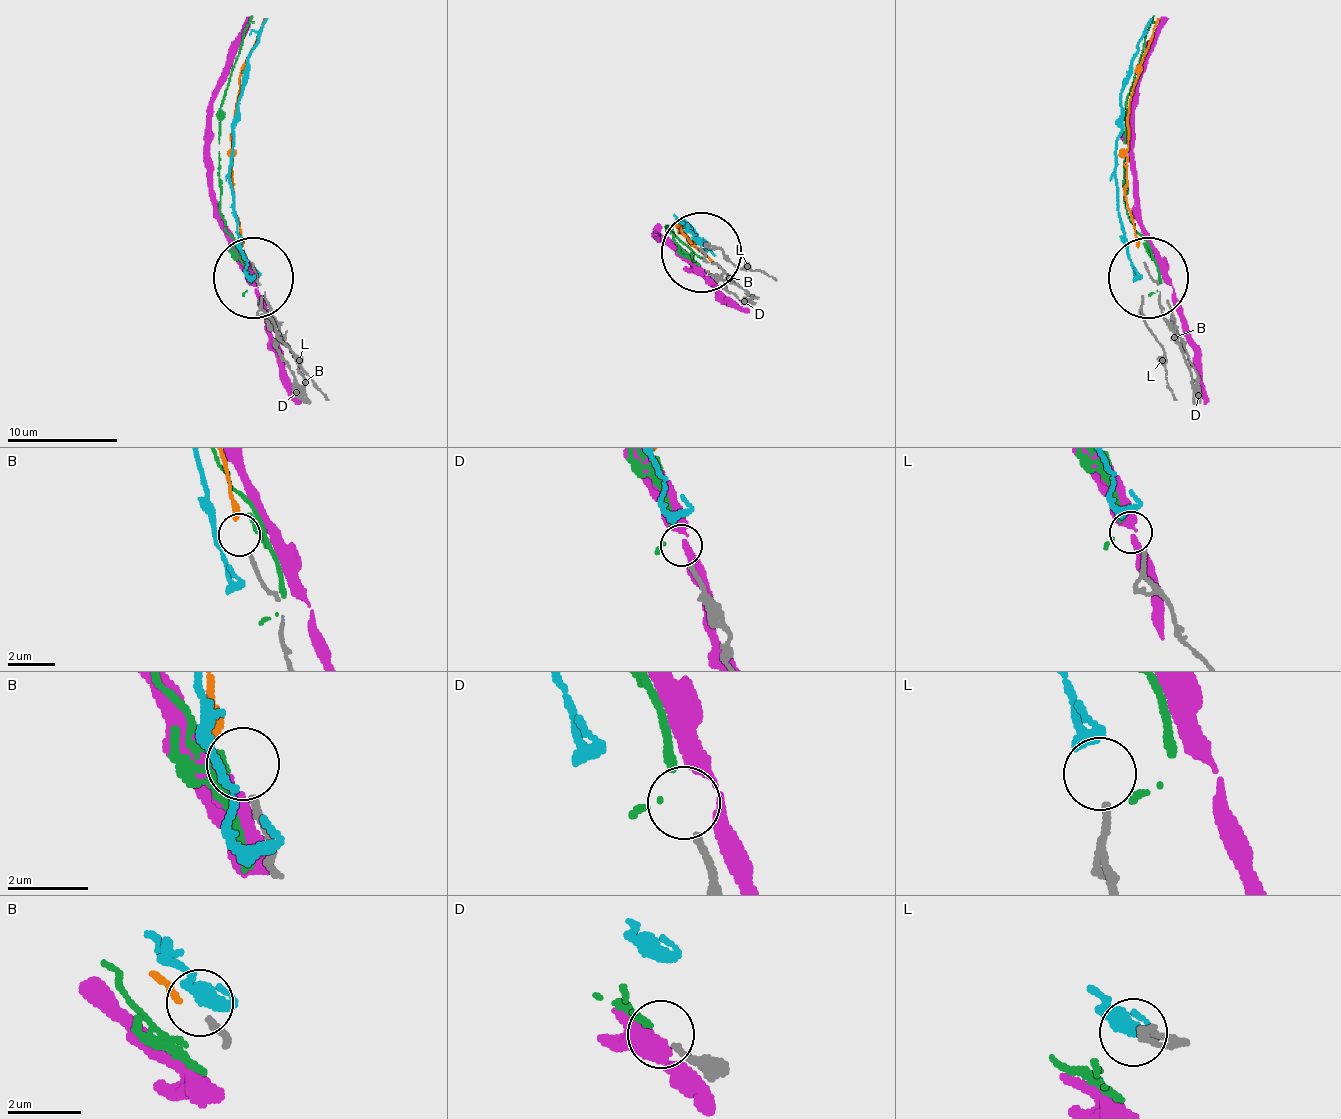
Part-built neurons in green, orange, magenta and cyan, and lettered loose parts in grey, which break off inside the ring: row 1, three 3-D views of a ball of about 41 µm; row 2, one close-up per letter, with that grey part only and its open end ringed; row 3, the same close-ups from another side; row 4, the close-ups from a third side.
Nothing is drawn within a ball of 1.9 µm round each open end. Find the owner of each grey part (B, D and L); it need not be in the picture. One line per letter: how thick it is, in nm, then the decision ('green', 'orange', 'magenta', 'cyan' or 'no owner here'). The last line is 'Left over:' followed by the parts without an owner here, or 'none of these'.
B: 160 nm thick; orange
D: 170 nm thick; green
L: 170 nm thick; cyan
Left over: none of these

